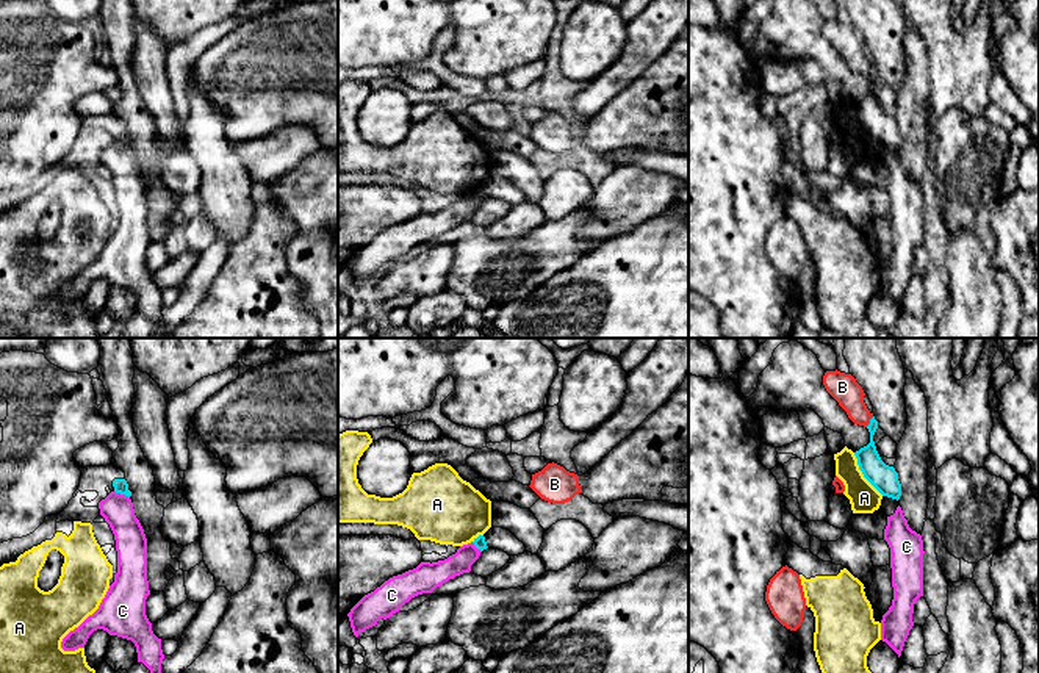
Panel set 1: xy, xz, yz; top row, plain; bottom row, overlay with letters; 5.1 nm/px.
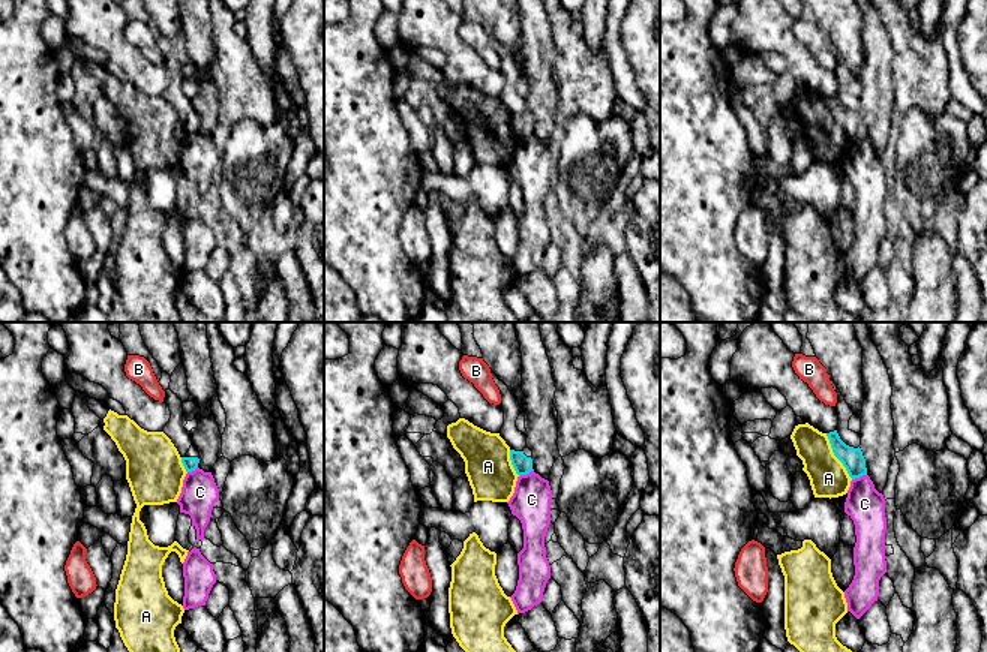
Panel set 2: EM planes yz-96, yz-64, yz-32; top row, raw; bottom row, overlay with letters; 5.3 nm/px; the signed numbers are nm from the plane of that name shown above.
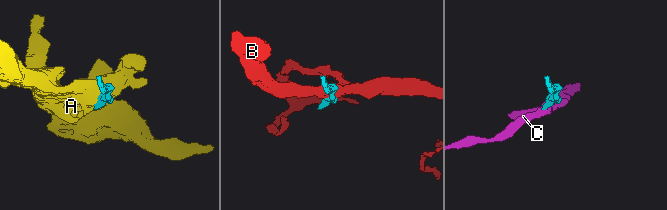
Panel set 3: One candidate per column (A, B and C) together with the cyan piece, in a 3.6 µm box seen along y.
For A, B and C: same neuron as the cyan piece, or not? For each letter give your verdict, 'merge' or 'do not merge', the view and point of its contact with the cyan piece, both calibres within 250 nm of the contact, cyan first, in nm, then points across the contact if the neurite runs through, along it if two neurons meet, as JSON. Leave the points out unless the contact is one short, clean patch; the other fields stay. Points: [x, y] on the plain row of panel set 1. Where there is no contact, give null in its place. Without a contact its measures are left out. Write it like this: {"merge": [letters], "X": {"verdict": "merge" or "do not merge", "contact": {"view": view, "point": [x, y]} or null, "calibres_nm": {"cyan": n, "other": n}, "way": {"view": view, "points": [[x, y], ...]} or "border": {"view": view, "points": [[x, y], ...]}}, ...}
{"merge": [], "A": {"verdict": "do not merge", "contact": {"view": "yz", "point": [862, 122]}, "calibres_nm": {"cyan": 140, "other": 160}, "border": {"view": "yz", "points": [[853, 102], [861, 122], [883, 144]]}}, "B": {"verdict": "do not merge", "contact": {"view": "yz", "point": [870, 71]}, "calibres_nm": {"cyan": 120, "other": 150}}, "C": {"verdict": "do not merge", "contact": {"view": "xy", "point": [122, 143]}, "calibres_nm": {"cyan": 70, "other": 160}, "border": {"view": "xy", "points": [[115, 140], [129, 147]]}}}

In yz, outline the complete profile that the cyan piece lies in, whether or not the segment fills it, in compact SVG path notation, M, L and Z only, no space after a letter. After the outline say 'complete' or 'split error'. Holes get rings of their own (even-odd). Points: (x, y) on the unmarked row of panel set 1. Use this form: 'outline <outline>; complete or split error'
outline M875 66L870 69L867 78L870 81L870 92L854 102L859 119L883 146L898 150L901 146L898 122L893 116L889 116L881 110L873 91L873 85L878 78L878 70L875 69Z; complete

